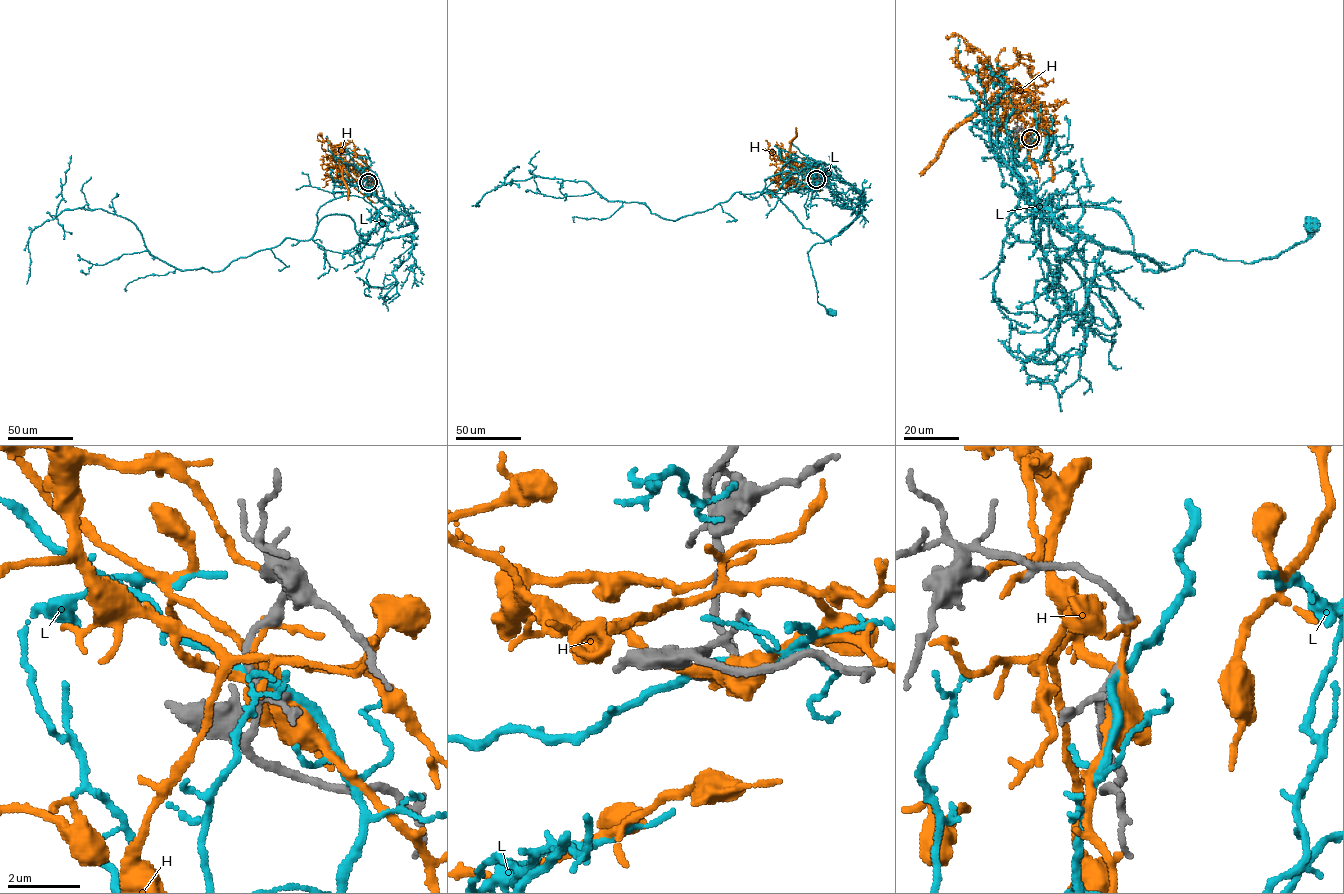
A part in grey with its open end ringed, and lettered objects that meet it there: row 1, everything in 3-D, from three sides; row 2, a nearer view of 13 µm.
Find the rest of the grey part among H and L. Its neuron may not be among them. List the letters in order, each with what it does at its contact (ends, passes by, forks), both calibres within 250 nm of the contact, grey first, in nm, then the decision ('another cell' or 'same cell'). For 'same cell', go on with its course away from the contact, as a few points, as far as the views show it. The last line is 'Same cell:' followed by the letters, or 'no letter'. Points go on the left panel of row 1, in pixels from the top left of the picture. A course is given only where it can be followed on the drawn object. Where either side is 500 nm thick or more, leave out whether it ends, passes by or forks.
H: it forks | 180/140 nm | another cell
L: it passes by | 150/240 nm | another cell
Same cell: no letter

